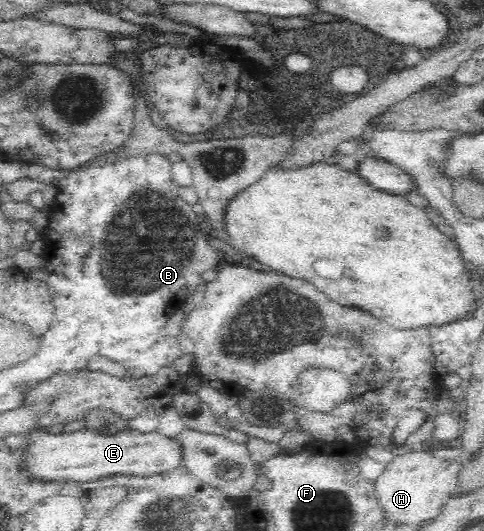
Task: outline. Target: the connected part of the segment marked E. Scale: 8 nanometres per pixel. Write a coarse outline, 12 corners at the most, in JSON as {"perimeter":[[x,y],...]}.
{"perimeter":[[37,427],[16,451],[31,481],[152,476],[181,462],[158,432]]}

